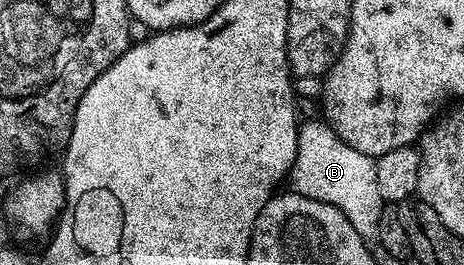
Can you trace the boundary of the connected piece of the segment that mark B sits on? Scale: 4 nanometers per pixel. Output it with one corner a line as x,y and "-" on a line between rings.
310,118
299,125
296,160
288,175
288,186
293,193
340,208
362,238
370,240
377,235
384,203
380,188
376,188
376,161
347,144
329,122

